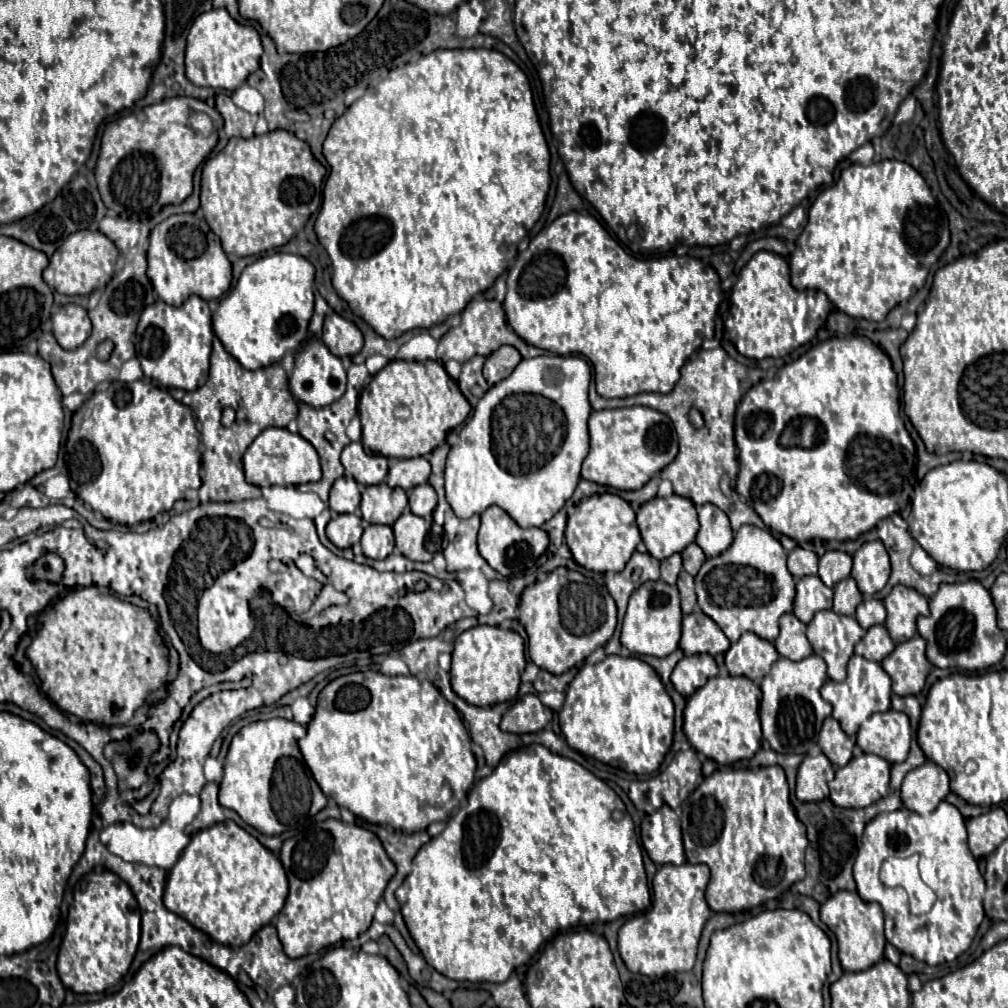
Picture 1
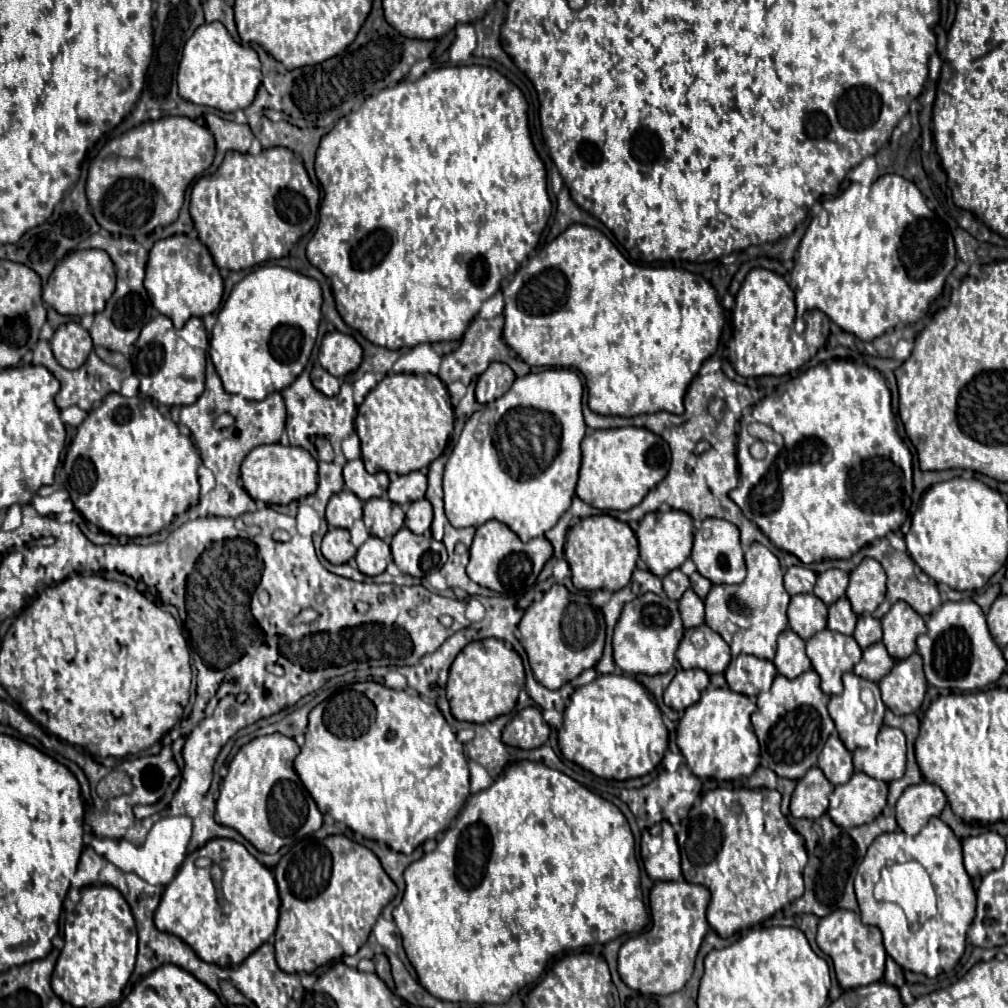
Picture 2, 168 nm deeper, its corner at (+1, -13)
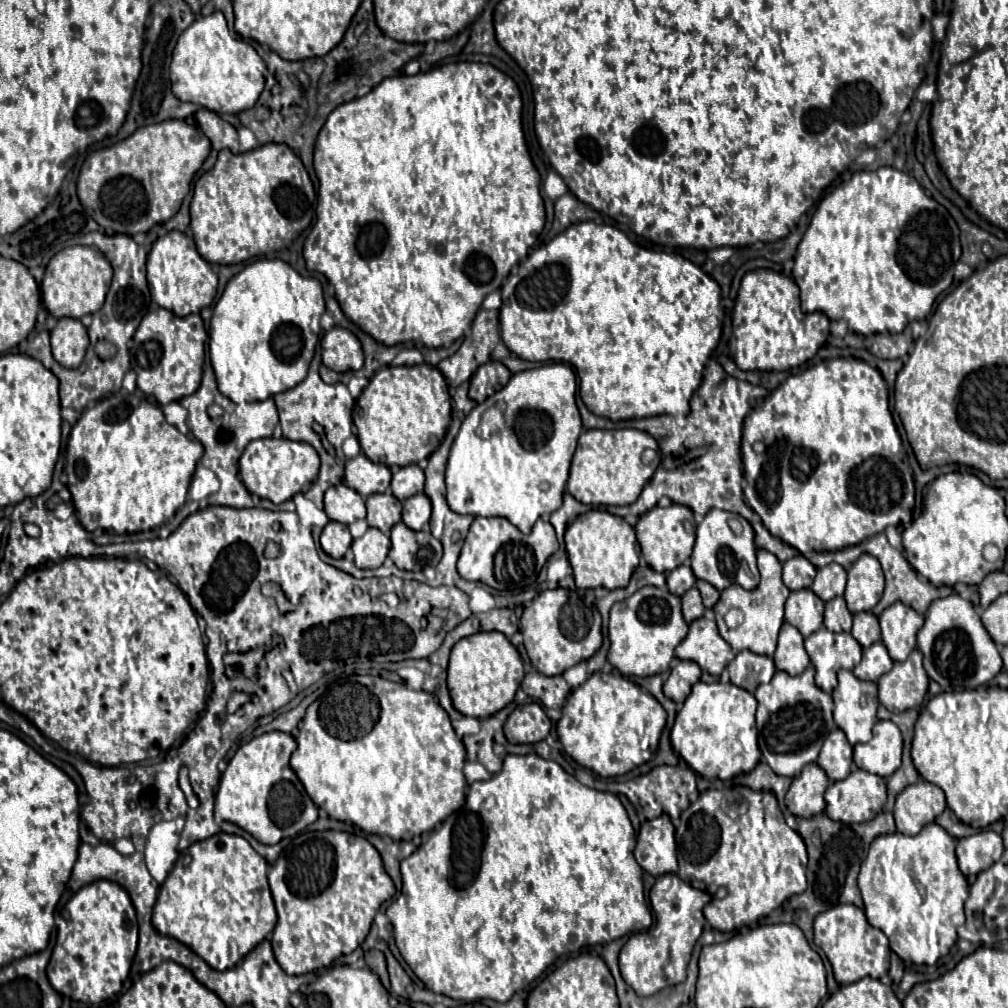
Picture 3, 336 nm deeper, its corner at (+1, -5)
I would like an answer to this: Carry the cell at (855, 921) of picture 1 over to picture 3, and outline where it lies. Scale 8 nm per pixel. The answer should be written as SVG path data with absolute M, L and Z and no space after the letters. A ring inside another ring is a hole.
M836 905L814 919L814 943L820 945L820 949L826 953L834 979L840 985L854 983L862 977L882 979L888 973L890 967L890 947L888 939L880 929L874 929L868 921L862 909L856 905Z

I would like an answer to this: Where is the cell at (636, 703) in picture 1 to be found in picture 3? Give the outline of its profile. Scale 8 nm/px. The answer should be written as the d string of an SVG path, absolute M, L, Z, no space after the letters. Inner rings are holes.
M596 671L584 685L570 693L562 707L556 733L564 751L578 765L592 769L600 777L614 777L628 773L652 757L658 749L664 723L664 707L648 691L620 673Z

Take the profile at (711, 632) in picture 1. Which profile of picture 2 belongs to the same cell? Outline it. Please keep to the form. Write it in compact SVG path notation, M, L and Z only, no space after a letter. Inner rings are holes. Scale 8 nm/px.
M705 624L686 629L676 659L682 669L704 669L708 675L724 673L730 663L728 643Z

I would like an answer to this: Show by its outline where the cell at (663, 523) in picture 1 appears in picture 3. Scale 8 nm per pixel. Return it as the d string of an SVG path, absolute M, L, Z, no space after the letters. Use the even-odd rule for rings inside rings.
M672 503L670 507L654 507L640 517L640 521L636 523L634 529L636 529L638 543L642 547L642 557L646 559L646 563L652 569L656 569L660 573L670 573L672 569L682 565L692 553L696 521L694 521L692 511L684 505Z

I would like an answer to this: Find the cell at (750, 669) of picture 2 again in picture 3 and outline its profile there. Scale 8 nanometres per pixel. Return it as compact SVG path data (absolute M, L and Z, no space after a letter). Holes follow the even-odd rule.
M740 651L728 665L730 681L750 693L756 691L760 683L768 683L776 673L772 657L756 655L752 651Z

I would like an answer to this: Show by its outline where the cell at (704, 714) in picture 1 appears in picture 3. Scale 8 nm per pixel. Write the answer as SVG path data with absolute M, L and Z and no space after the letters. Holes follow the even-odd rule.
M698 681L676 715L670 731L670 745L694 773L706 779L726 781L740 773L750 773L760 760L754 713L756 699L746 689L732 683Z

